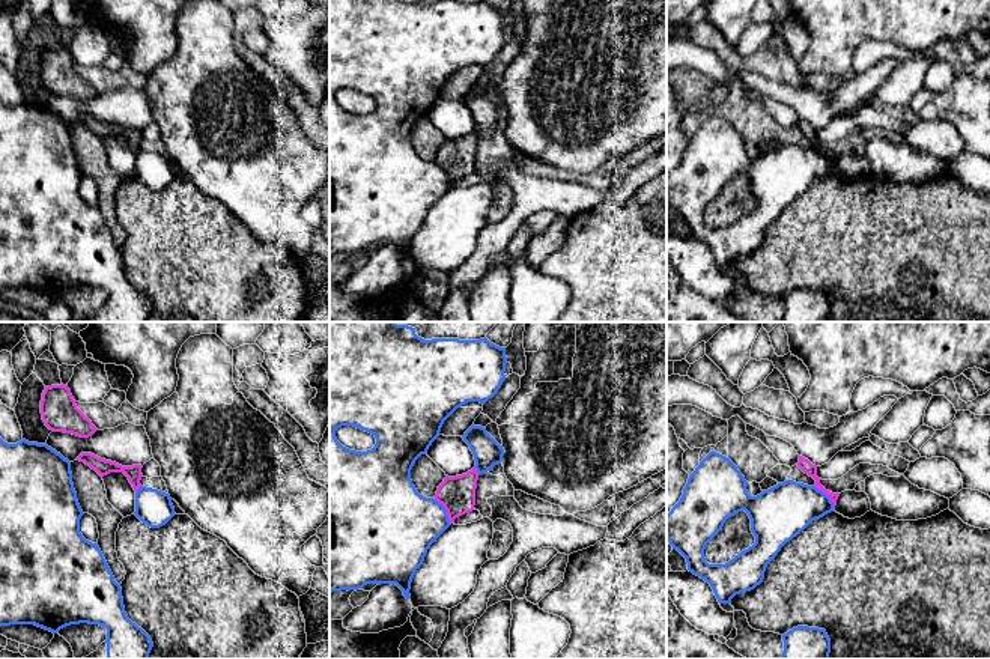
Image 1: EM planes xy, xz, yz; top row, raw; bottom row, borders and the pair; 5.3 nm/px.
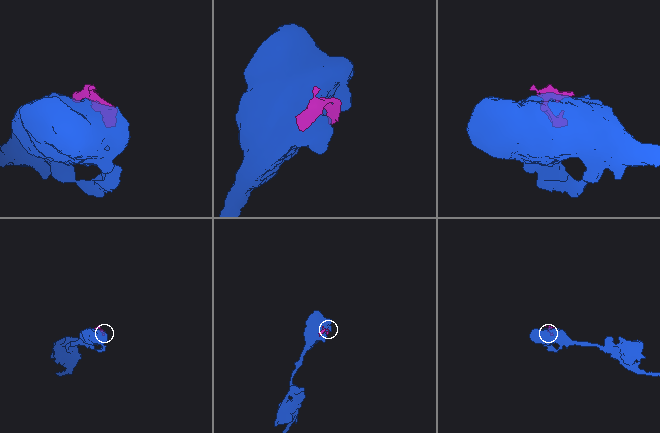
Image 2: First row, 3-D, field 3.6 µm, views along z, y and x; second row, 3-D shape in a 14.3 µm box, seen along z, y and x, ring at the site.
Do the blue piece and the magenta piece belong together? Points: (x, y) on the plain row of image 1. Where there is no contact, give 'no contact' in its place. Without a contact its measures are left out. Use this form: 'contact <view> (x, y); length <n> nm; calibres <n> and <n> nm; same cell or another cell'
contact yz (828, 160); length 170 nm; calibres 280 and 70 nm; another cell

